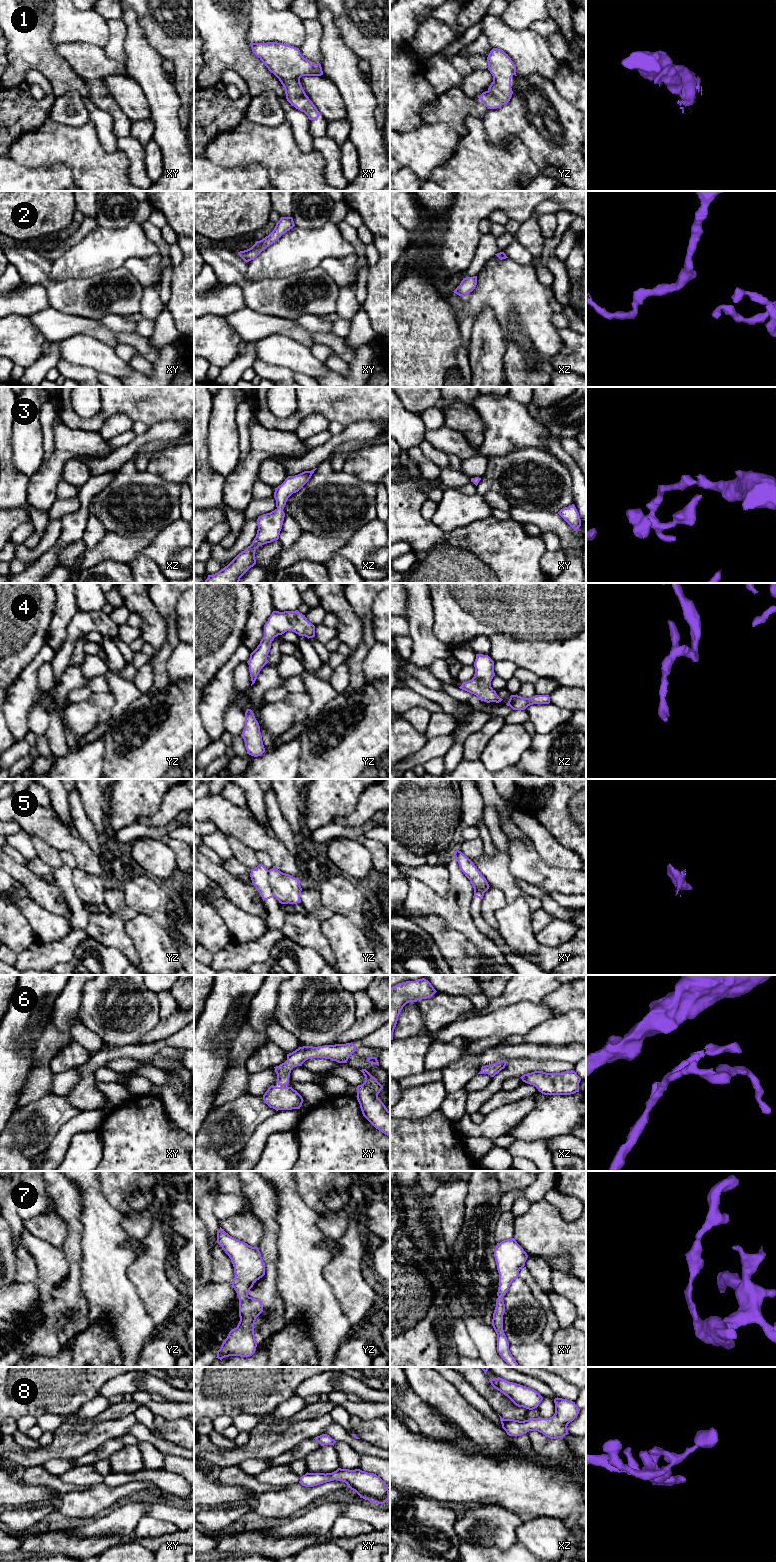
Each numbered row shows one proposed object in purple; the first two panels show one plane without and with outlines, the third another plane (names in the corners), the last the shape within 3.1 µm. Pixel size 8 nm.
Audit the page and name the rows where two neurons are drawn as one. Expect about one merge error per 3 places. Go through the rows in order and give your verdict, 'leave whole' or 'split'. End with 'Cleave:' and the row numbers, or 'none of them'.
1: leave whole
2: leave whole
3: leave whole
4: leave whole
5: split
6: leave whole
7: leave whole
8: leave whole
Cleave: 5

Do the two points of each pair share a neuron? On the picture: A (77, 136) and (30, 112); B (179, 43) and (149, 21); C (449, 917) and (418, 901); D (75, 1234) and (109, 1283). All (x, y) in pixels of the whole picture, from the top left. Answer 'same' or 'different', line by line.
A: different
B: same
C: same
D: different

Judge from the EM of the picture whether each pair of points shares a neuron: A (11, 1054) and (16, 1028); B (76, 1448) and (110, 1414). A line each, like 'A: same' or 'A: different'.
A: same
B: different

